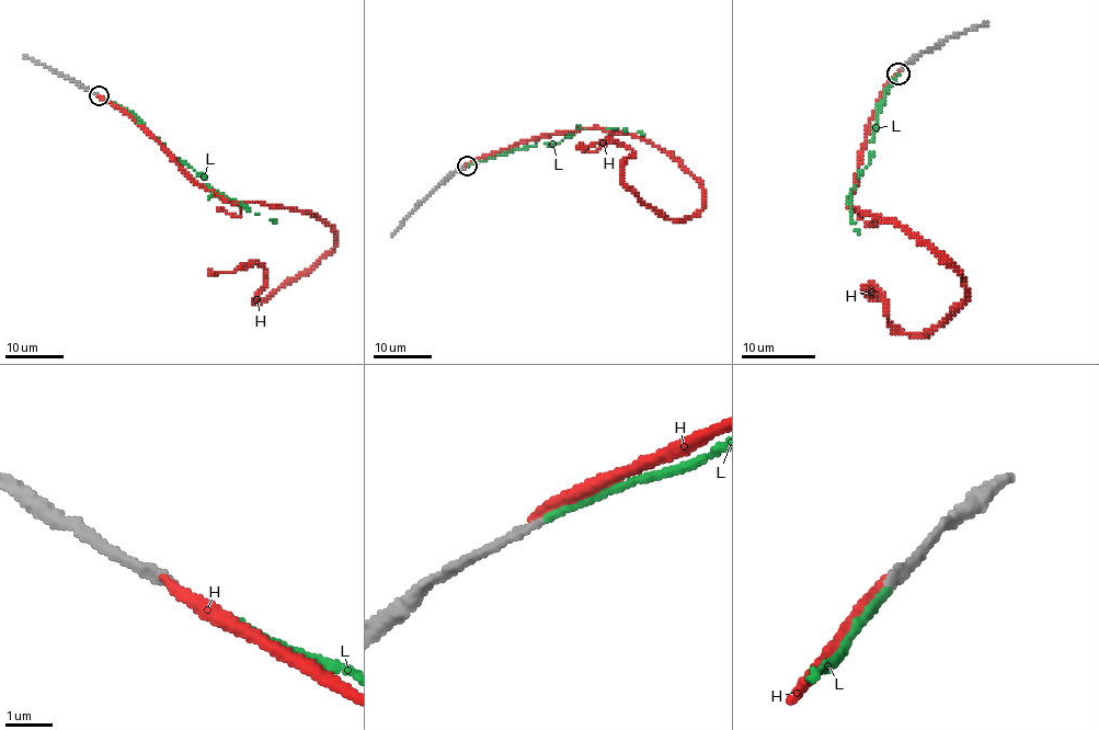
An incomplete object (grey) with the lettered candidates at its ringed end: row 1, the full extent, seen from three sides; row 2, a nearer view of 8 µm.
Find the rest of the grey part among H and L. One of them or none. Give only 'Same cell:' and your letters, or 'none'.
Same cell: L

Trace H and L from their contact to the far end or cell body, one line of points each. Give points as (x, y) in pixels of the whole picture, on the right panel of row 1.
H: (897, 73), (865, 136), (849, 206), (935, 247), (964, 299), (919, 334), (900, 332), (872, 286), (876, 299)
L: (897, 73), (886, 86), (870, 141), (870, 162), (857, 177), (848, 201), (849, 217), (857, 232)

